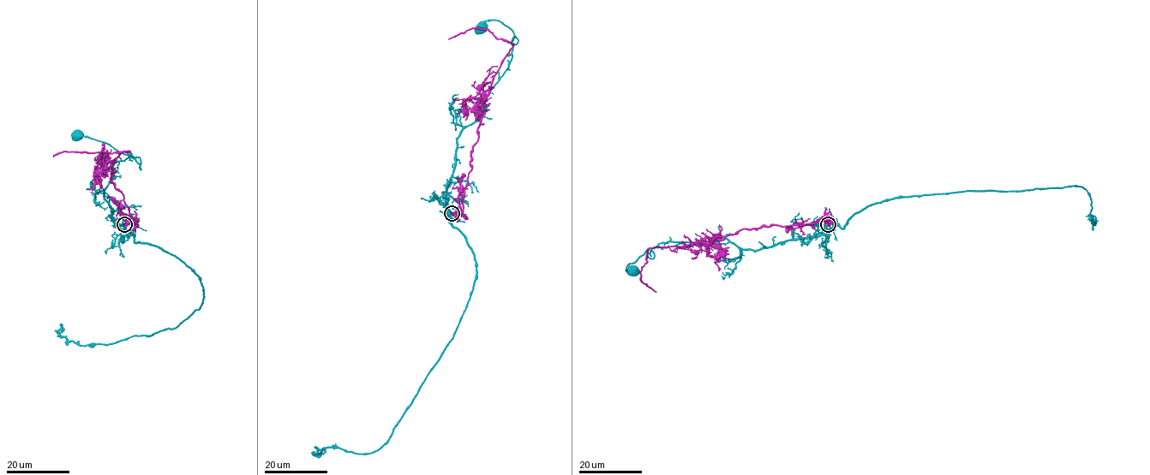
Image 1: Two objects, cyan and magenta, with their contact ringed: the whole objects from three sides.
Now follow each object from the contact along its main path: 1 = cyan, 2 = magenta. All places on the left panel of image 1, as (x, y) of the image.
1: (123, 224), (111, 220), (112, 210), (103, 193), (115, 163), (130, 153), (140, 169), (140, 158), (78, 135)
2: (124, 223), (137, 224), (110, 177), (113, 169), (109, 166), (129, 151), (66, 151), (53, 157)

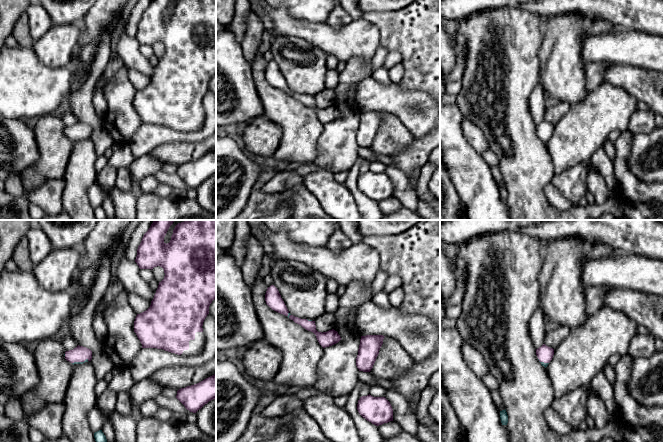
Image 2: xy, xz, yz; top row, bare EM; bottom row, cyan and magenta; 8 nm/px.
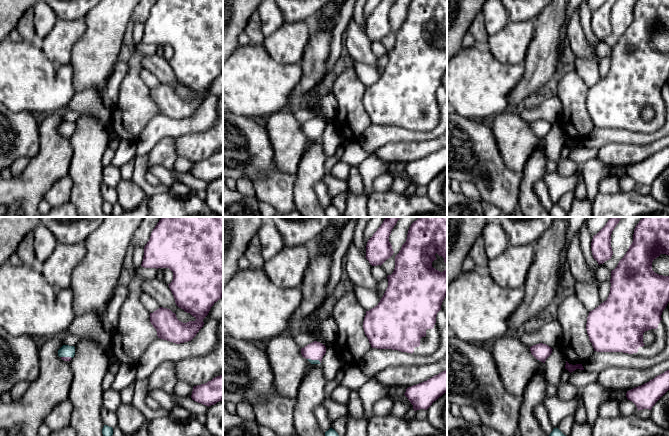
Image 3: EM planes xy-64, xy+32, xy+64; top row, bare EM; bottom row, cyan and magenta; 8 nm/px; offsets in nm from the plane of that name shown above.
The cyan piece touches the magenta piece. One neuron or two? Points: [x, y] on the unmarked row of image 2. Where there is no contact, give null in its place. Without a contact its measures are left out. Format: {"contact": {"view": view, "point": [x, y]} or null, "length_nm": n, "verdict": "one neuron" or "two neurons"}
{"contact": {"view": "xy", "point": [80, 138]}, "length_nm": 140, "verdict": "two neurons"}

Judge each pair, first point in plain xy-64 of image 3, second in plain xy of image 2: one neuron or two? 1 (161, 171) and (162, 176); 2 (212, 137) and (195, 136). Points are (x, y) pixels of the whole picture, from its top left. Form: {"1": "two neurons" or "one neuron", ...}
{"1": "one neuron", "2": "two neurons"}

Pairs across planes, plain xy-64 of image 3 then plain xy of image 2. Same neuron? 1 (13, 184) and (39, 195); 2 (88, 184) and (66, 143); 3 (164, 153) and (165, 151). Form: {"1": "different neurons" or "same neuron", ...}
{"1": "different neurons", "2": "different neurons", "3": "different neurons"}

